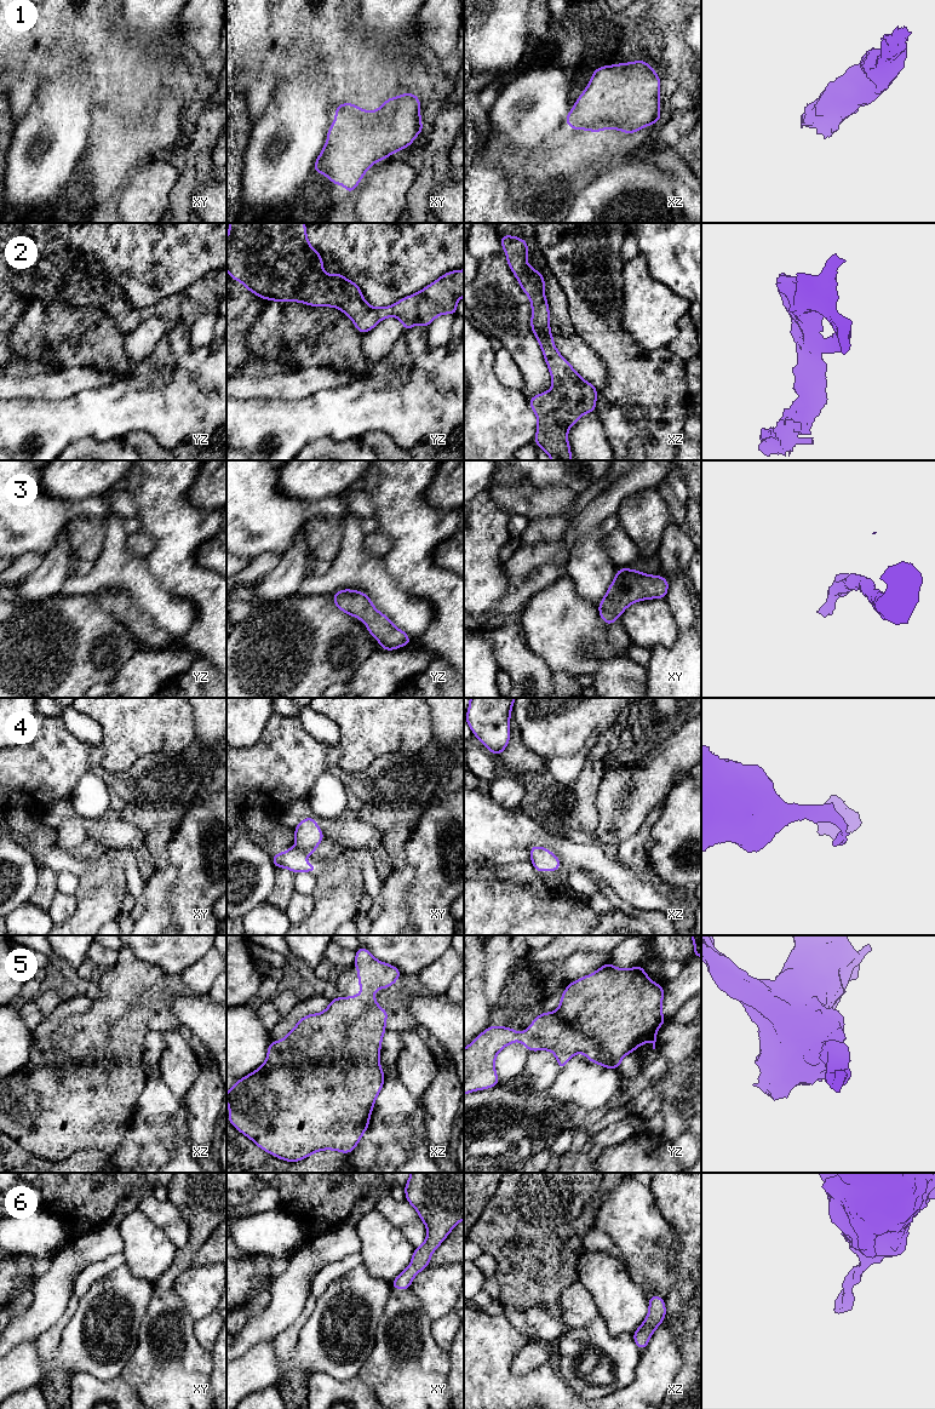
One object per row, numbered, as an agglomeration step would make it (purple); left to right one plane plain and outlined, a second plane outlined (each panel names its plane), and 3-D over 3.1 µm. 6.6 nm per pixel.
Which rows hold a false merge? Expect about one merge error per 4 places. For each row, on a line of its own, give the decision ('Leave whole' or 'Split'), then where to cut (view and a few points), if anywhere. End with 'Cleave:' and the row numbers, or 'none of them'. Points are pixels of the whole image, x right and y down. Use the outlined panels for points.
1: Leave whole. No split
2: Leave whole. No split
3: Leave whole. No split
4: Leave whole. No split
5: Leave whole. No split
6: Leave whole. No split
Cleave: none of them

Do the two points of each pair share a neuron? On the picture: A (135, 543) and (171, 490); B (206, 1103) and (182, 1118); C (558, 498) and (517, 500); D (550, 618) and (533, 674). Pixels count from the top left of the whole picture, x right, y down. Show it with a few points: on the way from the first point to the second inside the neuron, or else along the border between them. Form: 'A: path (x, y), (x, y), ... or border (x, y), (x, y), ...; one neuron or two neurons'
A: border (142, 530), (154, 540), (154, 548), (145, 556); two neurons
B: border (185, 1104), (189, 1130); two neurons
C: path (549, 500), (527, 500); one neuron
D: border (522, 633), (528, 648), (552, 671); two neurons

